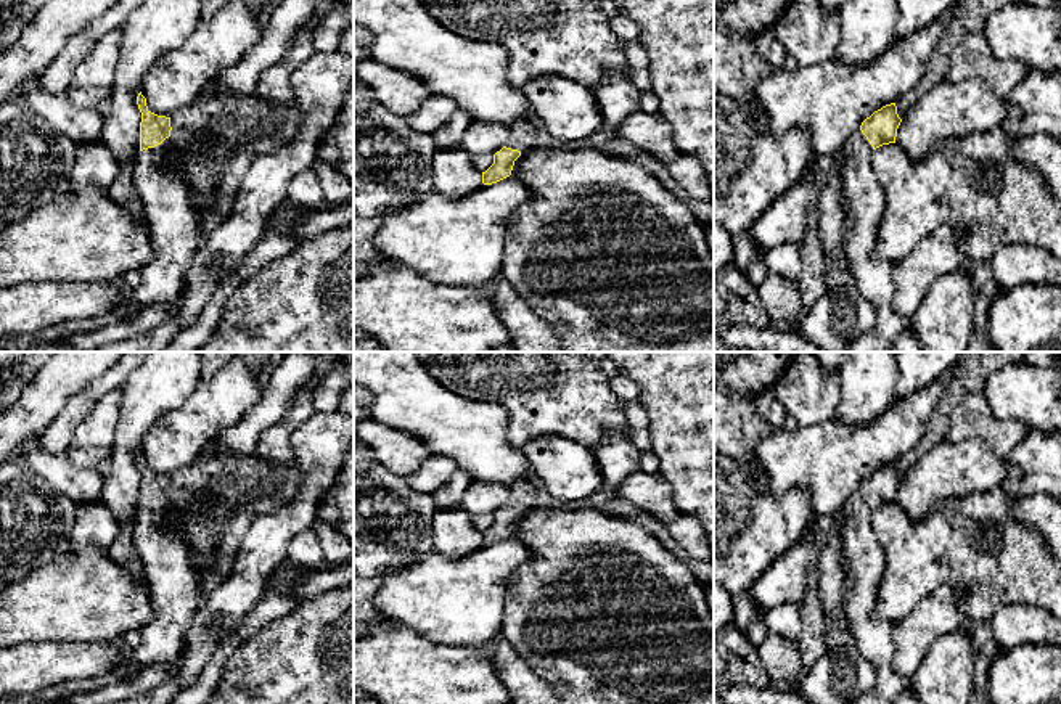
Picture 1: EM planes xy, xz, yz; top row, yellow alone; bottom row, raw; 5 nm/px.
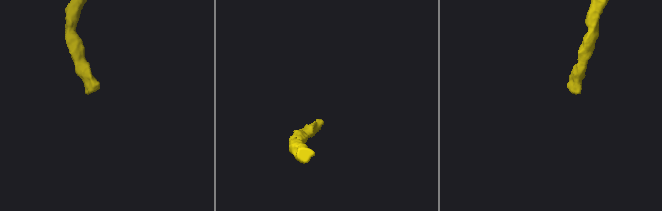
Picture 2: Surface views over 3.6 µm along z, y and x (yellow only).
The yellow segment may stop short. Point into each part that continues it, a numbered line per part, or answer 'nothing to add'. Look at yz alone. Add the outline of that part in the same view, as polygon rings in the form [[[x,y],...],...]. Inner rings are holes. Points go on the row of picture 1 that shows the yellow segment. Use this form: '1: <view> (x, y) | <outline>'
1: yz (864, 198) | [[[855,130],[841,153],[844,194],[842,264],[850,270],[858,293],[875,307],[875,326],[844,352],[883,352],[905,328],[907,320],[894,309],[892,265],[875,257],[876,231],[886,196],[875,175],[873,146]]]

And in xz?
1: xz (523, 135) | [[[527,117],[514,122],[510,127],[510,138],[505,146],[518,149],[521,153],[535,149],[537,148],[535,121]]]

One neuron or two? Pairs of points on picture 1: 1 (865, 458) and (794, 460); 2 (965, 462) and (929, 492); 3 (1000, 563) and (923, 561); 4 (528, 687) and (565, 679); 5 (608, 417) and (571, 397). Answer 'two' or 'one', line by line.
1: one
2: one
3: one
4: two
5: one

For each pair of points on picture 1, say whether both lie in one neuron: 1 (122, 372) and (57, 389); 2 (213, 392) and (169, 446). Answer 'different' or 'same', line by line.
1: different
2: same

